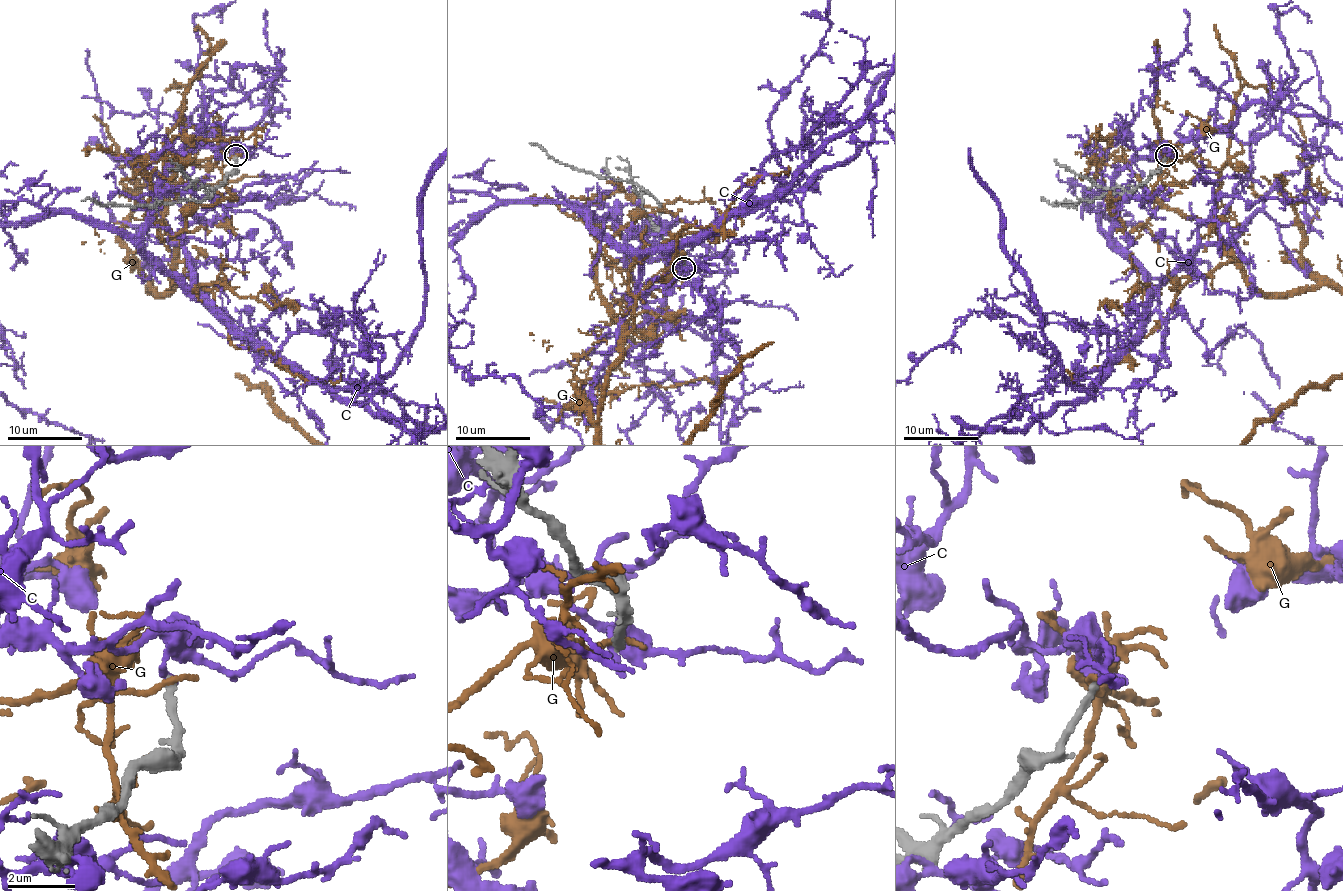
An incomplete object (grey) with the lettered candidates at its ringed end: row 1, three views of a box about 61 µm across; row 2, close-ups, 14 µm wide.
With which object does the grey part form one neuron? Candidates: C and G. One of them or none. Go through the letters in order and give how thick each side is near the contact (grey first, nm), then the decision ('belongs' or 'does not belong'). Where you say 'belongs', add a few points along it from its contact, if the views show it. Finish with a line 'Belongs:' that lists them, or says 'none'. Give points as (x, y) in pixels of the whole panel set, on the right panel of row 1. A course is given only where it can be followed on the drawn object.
C: calibres 220 and 280 nm; does not belong
G: calibres 240 and 200 nm; does not belong
Belongs: none

